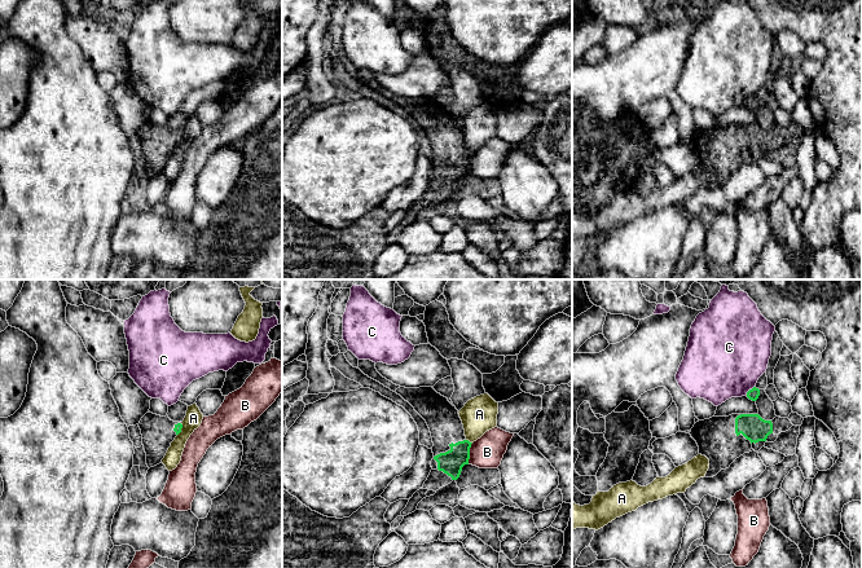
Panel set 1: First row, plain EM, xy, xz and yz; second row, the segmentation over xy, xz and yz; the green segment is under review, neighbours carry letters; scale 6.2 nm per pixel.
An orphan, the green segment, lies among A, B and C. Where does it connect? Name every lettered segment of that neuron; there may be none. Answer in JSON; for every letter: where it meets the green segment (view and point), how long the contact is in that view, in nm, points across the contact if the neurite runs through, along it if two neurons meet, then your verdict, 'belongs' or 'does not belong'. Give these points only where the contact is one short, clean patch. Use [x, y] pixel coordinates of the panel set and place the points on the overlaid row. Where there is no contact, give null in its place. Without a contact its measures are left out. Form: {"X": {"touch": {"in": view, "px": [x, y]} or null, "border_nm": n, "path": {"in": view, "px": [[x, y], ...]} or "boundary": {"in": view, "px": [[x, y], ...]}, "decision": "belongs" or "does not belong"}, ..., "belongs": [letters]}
{"A": {"touch": {"in": "xz", "px": [467, 440]}, "border_nm": 50, "decision": "does not belong"}, "B": {"touch": {"in": "xz", "px": [469, 453]}, "border_nm": 140, "boundary": {"in": "xz", "px": [[473, 443], [467, 463]]}, "decision": "does not belong"}, "C": {"touch": {"in": "yz", "px": [748, 391]}, "border_nm": 80, "decision": "does not belong"}, "belongs": []}

